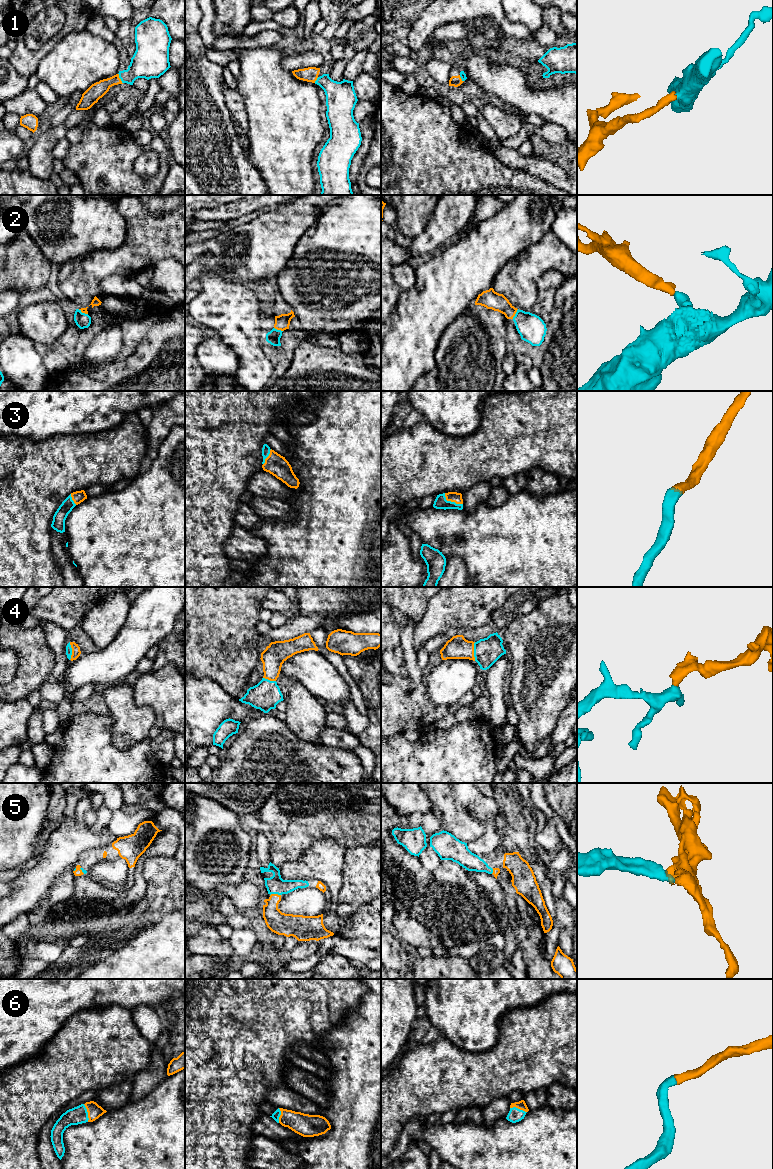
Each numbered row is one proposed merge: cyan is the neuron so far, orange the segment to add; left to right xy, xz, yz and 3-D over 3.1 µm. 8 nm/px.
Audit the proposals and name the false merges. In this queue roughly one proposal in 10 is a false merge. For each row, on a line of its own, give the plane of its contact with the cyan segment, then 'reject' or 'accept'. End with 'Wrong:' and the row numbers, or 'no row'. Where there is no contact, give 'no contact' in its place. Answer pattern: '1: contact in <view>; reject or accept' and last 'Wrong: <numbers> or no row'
1: contact in xy; accept
2: contact in yz; accept
3: contact in yz; accept
4: contact in yz; accept
5: contact in xz; accept
6: contact in xy; accept
Wrong: no row

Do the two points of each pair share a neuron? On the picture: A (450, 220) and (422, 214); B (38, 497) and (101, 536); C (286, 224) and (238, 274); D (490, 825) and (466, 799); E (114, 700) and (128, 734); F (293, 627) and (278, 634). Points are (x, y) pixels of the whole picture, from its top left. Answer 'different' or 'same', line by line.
A: different
B: different
C: same
D: same
E: same
F: same

